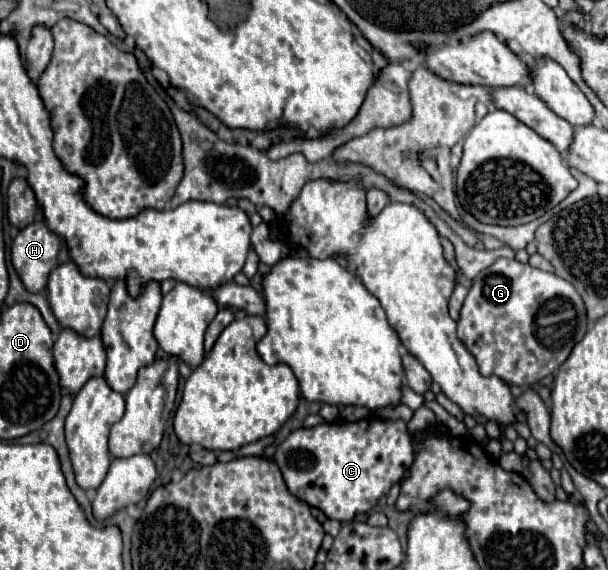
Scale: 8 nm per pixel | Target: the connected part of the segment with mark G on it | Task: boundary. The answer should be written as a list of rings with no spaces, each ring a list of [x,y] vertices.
[[[499,258],[487,270],[481,270],[475,276],[457,320],[457,336],[473,354],[483,376],[497,376],[507,384],[527,388],[545,378],[549,368],[553,374],[569,358],[573,346],[587,332],[587,326],[589,322],[585,316],[583,300],[567,280],[517,260]]]

